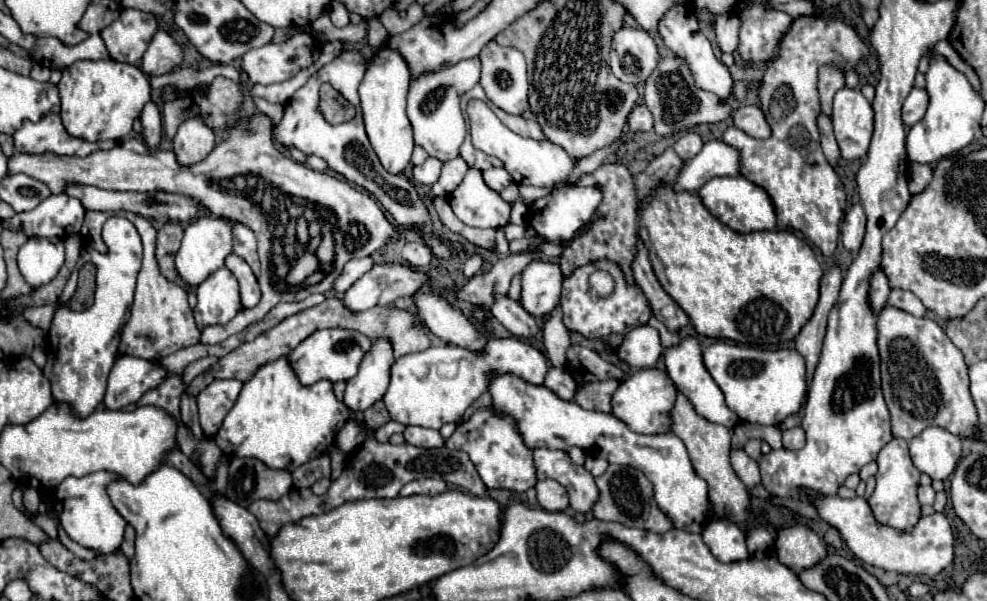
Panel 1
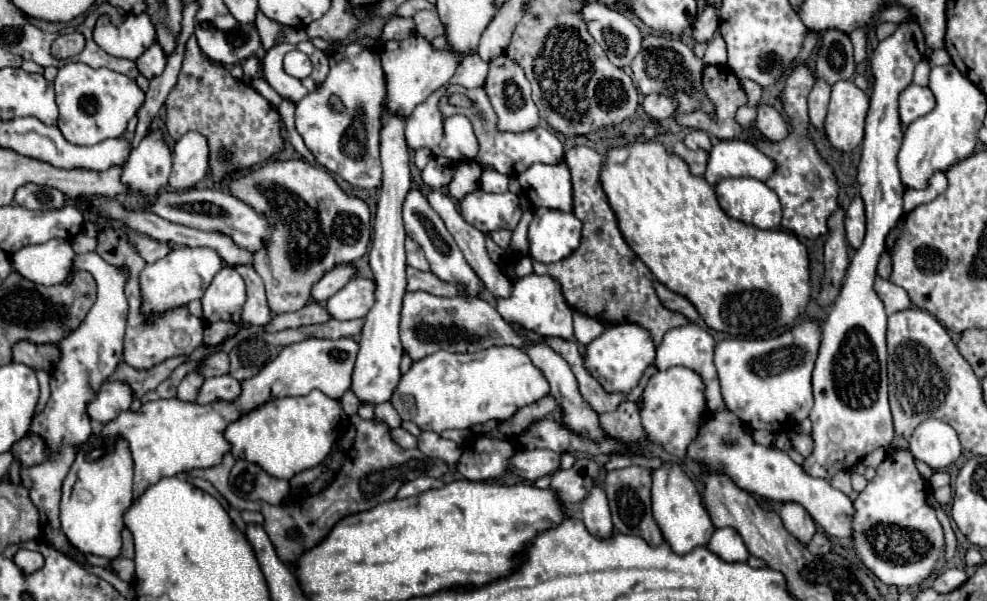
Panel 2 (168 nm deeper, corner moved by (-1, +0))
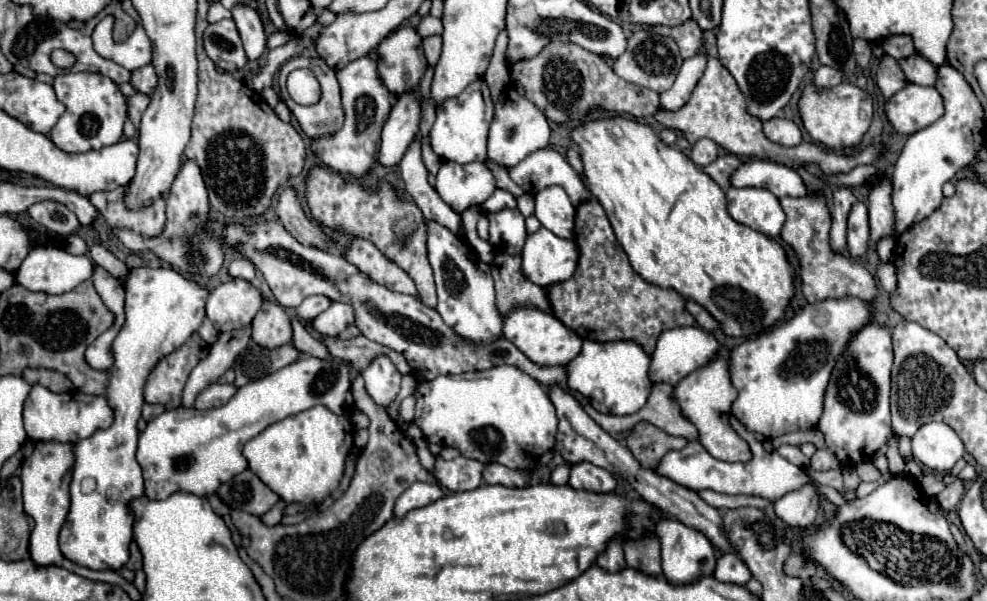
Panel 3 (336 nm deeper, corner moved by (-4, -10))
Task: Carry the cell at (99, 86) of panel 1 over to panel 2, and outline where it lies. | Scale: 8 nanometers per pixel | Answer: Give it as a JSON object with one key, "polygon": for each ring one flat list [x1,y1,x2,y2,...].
{"polygon":[[66,63,54,79,56,105,60,109,58,127,64,139,74,145,96,145,110,137,122,137,128,121,144,103,144,93,136,81,110,69,92,69,86,63]]}

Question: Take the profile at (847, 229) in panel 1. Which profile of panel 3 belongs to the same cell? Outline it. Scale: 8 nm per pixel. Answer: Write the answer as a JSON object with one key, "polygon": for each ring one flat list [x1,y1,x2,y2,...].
{"polygon":[[855,203,849,213,849,229,847,229,847,251,851,257,859,257,867,251,869,241,869,221,865,203]]}

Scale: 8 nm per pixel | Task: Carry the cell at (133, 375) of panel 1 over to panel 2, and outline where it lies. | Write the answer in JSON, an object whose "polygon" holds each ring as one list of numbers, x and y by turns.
{"polygon":[[104,383,96,397,88,403,88,417,100,425,110,423,132,403,132,391,124,383]]}

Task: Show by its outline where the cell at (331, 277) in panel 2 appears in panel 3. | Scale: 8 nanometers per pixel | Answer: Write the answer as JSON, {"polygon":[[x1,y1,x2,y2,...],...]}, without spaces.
{"polygon":[[311,295,297,307,297,315,299,315,299,319,309,321,309,319,315,319,319,313,323,313,329,305,331,305,329,297,325,297,325,295]]}

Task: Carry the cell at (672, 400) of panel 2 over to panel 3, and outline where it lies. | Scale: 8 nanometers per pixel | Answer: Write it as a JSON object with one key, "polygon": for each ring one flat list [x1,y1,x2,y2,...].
{"polygon":[[719,353,719,357,715,361,711,361,709,365,697,369,693,373,689,373,687,377,683,377,673,389,673,399,681,407,683,417,687,417,699,429,699,443,715,459,721,459,721,461,749,461,751,459,749,445,729,425,729,415,731,415,729,411,731,411,731,403,735,399,735,389,729,381,727,365,729,365,729,357]]}

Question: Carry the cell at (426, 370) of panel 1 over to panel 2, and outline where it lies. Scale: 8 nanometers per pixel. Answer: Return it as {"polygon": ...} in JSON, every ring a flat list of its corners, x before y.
{"polygon":[[490,347,470,355,438,351,412,363,390,401,402,421,414,421,422,431,442,433,444,429,484,425,490,419,502,423,512,419,522,407,540,401,548,391,548,381,522,349]]}

